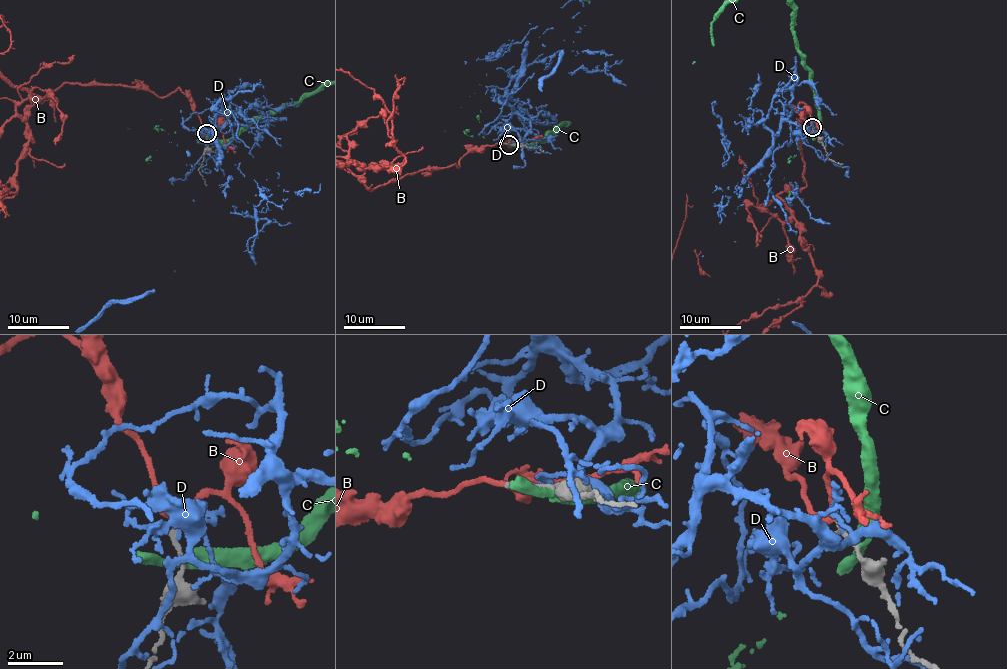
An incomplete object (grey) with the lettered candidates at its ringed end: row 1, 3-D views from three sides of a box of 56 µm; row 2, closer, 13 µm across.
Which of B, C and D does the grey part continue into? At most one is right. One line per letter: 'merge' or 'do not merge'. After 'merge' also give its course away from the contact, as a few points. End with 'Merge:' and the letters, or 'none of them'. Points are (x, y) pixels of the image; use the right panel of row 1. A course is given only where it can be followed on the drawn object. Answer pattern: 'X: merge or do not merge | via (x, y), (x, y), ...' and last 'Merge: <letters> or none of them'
B: merge
C: do not merge
D: do not merge
Merge: B

